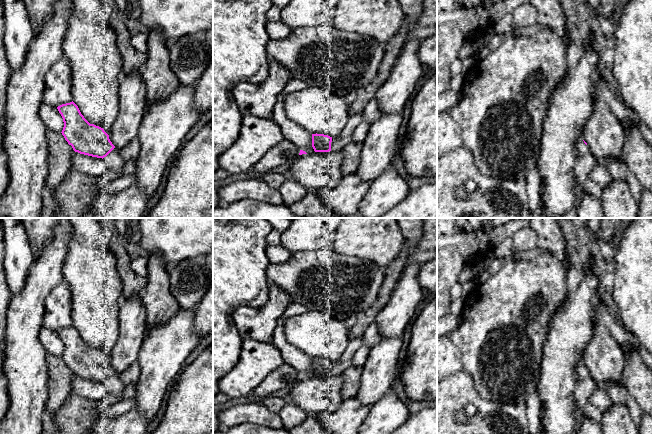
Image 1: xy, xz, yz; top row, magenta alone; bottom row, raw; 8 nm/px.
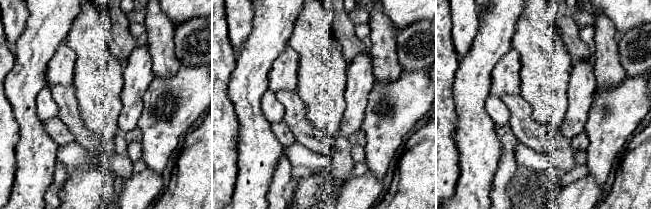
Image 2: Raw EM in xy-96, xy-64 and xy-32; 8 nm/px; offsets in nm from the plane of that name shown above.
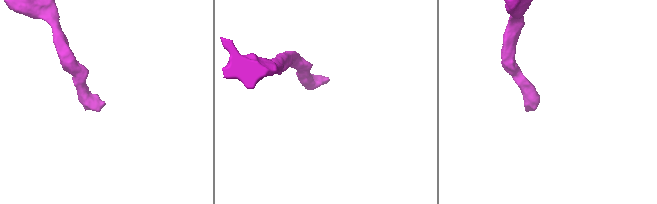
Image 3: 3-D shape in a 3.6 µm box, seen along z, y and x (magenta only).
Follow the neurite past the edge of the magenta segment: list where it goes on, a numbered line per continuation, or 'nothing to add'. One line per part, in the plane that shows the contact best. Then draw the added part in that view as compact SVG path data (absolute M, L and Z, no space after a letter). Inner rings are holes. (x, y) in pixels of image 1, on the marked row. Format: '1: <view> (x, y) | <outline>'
1: xz (338, 143) | M363 113L349 116L349 119L341 134L337 137L332 137L331 151L341 151L346 145L351 143L353 141L353 132L355 128L362 122L363 119Z

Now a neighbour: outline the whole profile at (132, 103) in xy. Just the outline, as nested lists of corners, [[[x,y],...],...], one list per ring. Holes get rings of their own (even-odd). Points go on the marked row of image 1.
[[[143,70],[122,75],[119,87],[119,113],[109,130],[109,139],[121,150],[137,137],[147,108]]]

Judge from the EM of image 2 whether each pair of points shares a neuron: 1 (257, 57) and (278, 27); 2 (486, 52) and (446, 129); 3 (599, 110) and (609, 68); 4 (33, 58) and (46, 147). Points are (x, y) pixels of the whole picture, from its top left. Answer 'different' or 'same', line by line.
1: same
2: different
3: different
4: same

